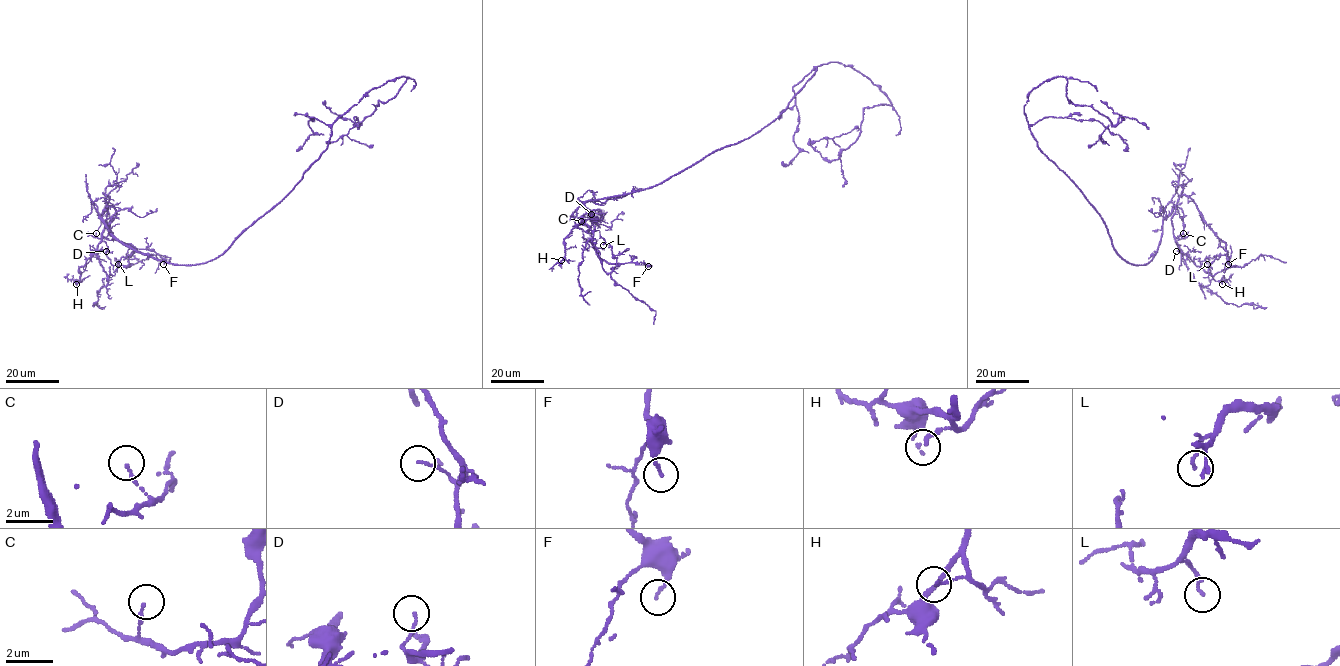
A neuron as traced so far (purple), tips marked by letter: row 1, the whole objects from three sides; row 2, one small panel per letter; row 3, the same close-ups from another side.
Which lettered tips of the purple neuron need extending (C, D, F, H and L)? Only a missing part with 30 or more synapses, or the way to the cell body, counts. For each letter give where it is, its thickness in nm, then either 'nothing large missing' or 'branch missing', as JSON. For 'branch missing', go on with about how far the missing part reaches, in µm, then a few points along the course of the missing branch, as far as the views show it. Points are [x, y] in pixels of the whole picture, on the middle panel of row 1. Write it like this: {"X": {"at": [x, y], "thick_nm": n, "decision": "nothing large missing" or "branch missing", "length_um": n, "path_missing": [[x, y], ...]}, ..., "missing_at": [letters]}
{"C": {"at": [581, 221], "thick_nm": 140, "decision": "nothing large missing"}, "D": {"at": [591, 214], "thick_nm": 110, "decision": "nothing large missing"}, "F": {"at": [648, 266], "thick_nm": 130, "decision": "nothing large missing"}, "H": {"at": [561, 260], "thick_nm": 150, "decision": "nothing large missing"}, "L": {"at": [603, 245], "thick_nm": 130, "decision": "nothing large missing"}, "missing_at": []}

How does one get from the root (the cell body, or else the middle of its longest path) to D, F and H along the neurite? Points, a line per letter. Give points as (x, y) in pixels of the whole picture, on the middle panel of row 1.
D: (735, 144), (654, 185), (588, 200), (588, 209), (601, 212), (587, 211), (592, 219), (591, 214)
F: (735, 144), (712, 151), (654, 185), (585, 203), (594, 226), (592, 245), (600, 257), (611, 263), (648, 266)
H: (735, 144), (654, 185), (588, 200), (588, 209), (601, 212), (582, 216), (564, 239), (561, 260)

